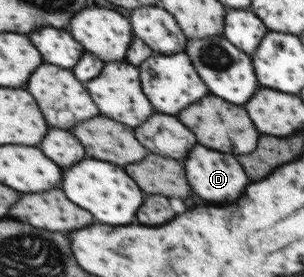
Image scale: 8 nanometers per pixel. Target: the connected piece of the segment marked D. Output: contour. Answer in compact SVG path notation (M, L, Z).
M194 145L188 153L186 173L190 173L194 193L214 203L236 201L248 185L248 177L234 155L212 151L202 145Z

